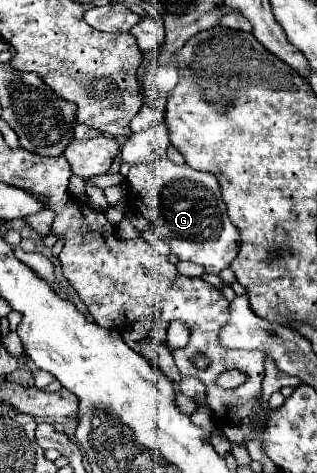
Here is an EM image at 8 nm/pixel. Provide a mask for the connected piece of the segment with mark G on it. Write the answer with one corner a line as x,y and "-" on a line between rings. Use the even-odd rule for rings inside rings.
166,156
148,164
138,164
130,172
132,184
140,186
136,206
150,222
150,228
172,248
180,260
192,260
202,264
206,272
218,274
228,268
238,254
240,230
230,222
226,206
220,194
220,184
214,174
198,172
188,164
174,164
-
148,192
148,196
146,196
-
210,238
210,240
196,240

